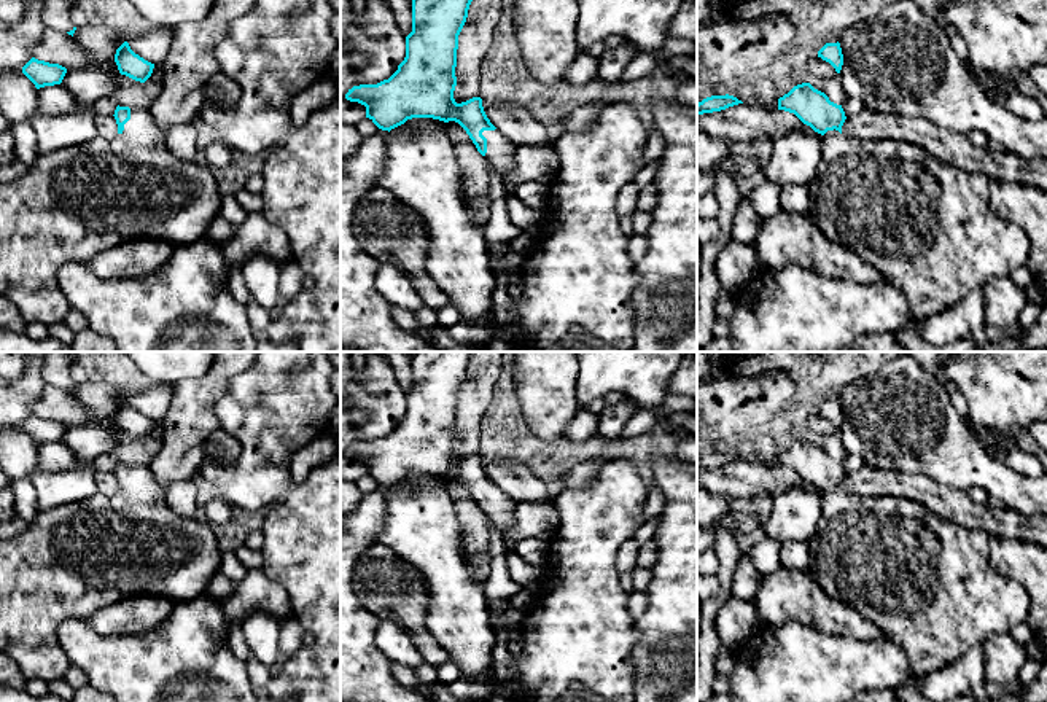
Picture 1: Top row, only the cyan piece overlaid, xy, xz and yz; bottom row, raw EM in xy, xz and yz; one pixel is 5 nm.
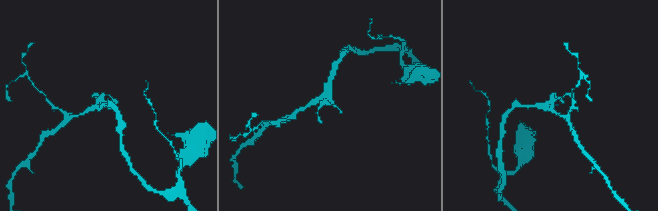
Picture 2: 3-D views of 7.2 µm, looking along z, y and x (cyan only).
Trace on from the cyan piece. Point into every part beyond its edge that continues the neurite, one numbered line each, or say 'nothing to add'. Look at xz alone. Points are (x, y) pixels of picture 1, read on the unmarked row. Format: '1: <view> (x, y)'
1: xz (500, 506)

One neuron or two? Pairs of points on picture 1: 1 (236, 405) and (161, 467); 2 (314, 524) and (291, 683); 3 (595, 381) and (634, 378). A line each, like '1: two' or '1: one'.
1: two
2: one
3: one

